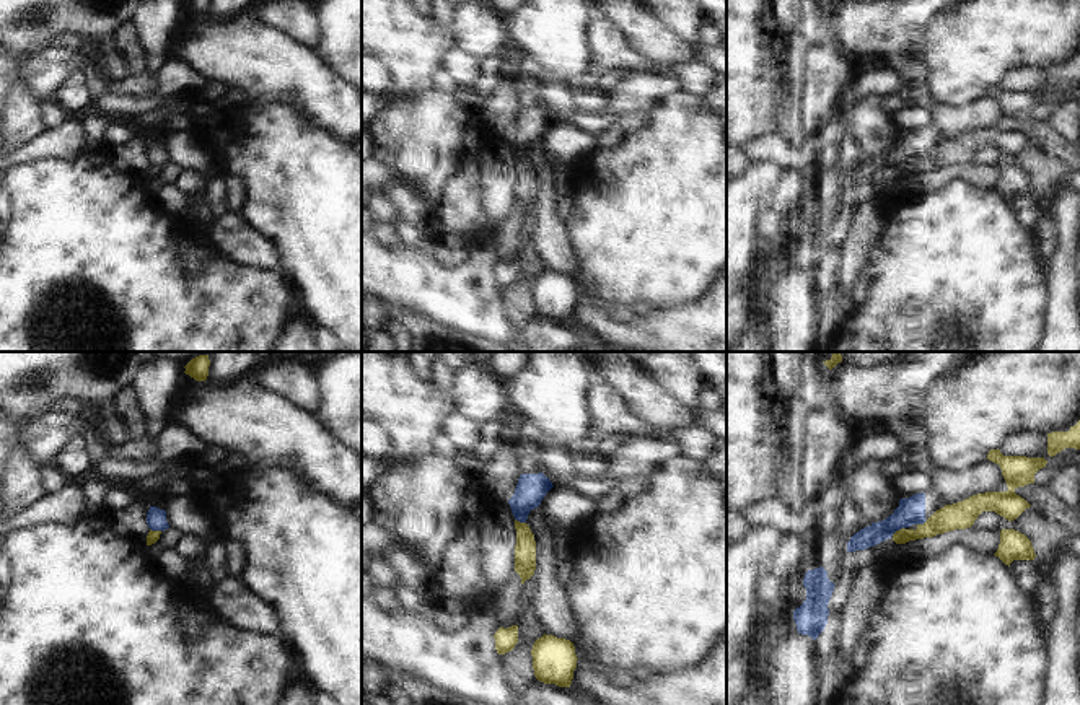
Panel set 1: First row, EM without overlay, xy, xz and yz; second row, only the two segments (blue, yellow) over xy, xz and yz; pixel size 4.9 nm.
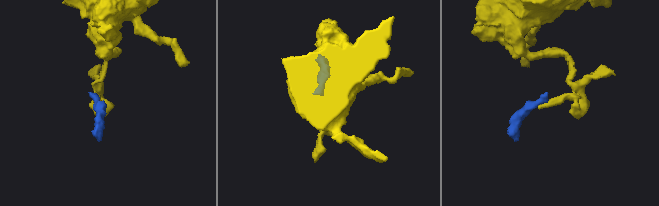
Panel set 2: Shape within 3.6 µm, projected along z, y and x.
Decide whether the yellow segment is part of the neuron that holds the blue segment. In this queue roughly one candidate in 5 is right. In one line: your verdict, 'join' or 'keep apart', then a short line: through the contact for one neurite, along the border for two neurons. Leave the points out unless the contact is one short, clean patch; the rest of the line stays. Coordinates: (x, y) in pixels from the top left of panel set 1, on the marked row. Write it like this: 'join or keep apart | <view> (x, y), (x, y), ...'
keep apart | yz (903, 526), (891, 536)

